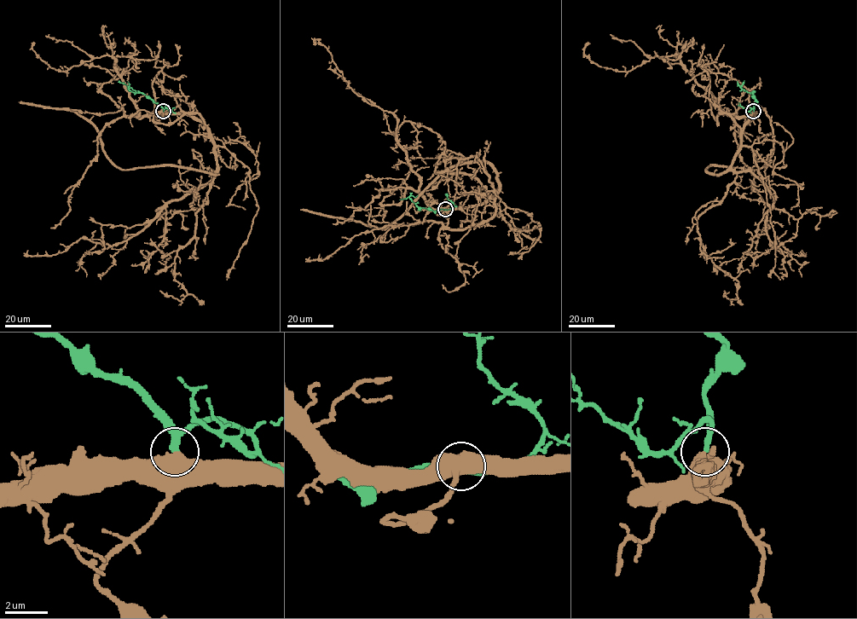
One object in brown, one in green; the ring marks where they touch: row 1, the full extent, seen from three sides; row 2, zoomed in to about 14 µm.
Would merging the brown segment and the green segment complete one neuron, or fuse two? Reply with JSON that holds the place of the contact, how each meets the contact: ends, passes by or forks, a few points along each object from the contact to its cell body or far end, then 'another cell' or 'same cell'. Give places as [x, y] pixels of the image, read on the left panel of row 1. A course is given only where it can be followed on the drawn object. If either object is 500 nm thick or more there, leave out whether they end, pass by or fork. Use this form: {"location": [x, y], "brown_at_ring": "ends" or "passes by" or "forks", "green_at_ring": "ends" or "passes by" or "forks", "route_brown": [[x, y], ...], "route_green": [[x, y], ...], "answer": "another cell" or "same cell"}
{"location": [163, 111], "route_brown": [[163, 111], [203, 124], [215, 174], [171, 165], [120, 170], [99, 131], [73, 112], [19, 102]], "route_green": [[163, 111], [159, 104], [143, 94], [132, 92], [118, 80]], "answer": "same cell"}

